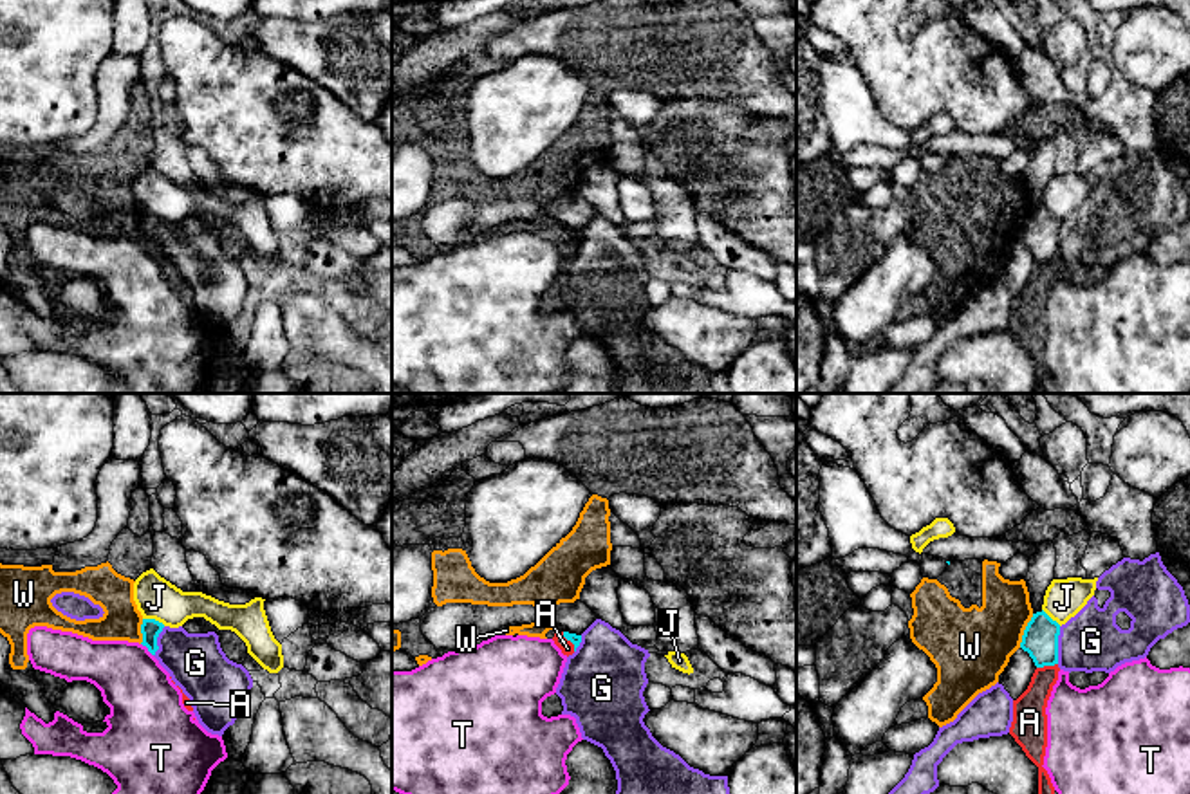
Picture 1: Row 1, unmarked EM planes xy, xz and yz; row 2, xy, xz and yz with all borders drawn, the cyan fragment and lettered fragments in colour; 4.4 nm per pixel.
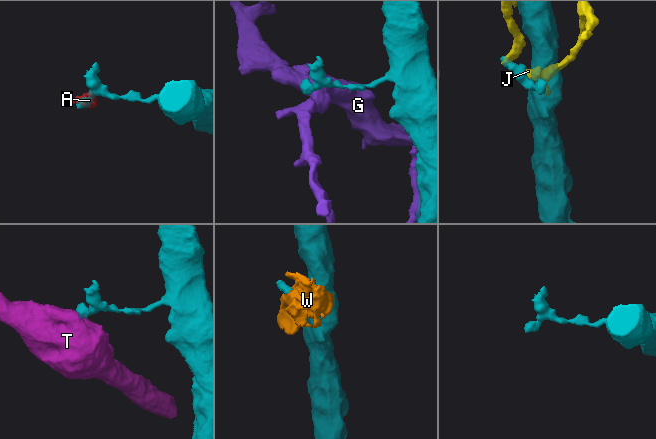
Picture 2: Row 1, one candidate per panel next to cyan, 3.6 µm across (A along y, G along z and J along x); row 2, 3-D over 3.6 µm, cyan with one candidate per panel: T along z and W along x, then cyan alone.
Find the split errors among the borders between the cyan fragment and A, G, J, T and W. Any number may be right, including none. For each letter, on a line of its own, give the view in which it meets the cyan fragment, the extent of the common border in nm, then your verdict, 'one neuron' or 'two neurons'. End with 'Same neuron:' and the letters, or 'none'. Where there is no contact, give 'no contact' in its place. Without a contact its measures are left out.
A: yz | 100 nm | two neurons
G: yz | 170 nm | two neurons
J: xy | 110 nm | two neurons
T: xy | 80 nm | two neurons
W: yz | 170 nm | two neurons
Same neuron: none

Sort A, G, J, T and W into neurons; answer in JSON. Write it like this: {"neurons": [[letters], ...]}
{"neurons": [["A", "W"], ["G"], ["J"], ["T"]]}

